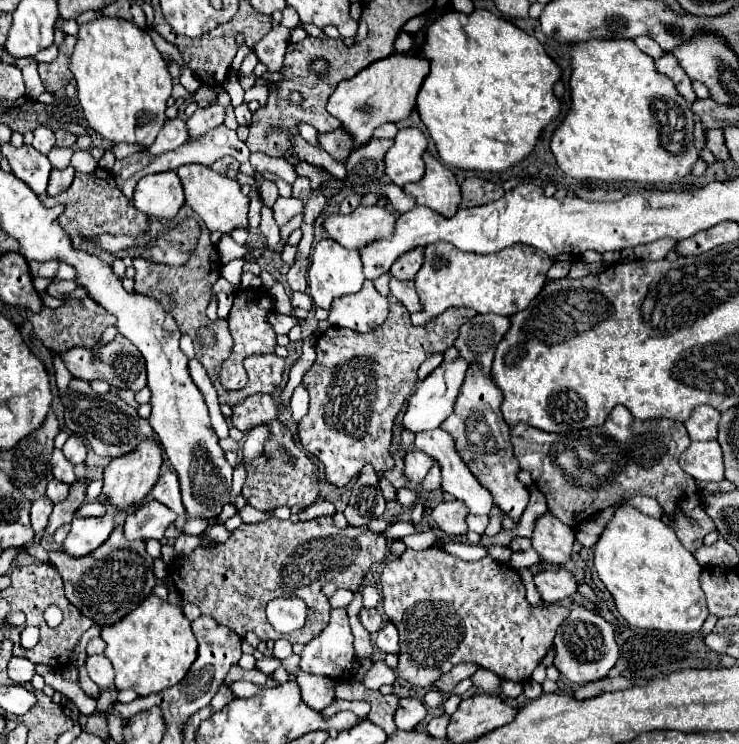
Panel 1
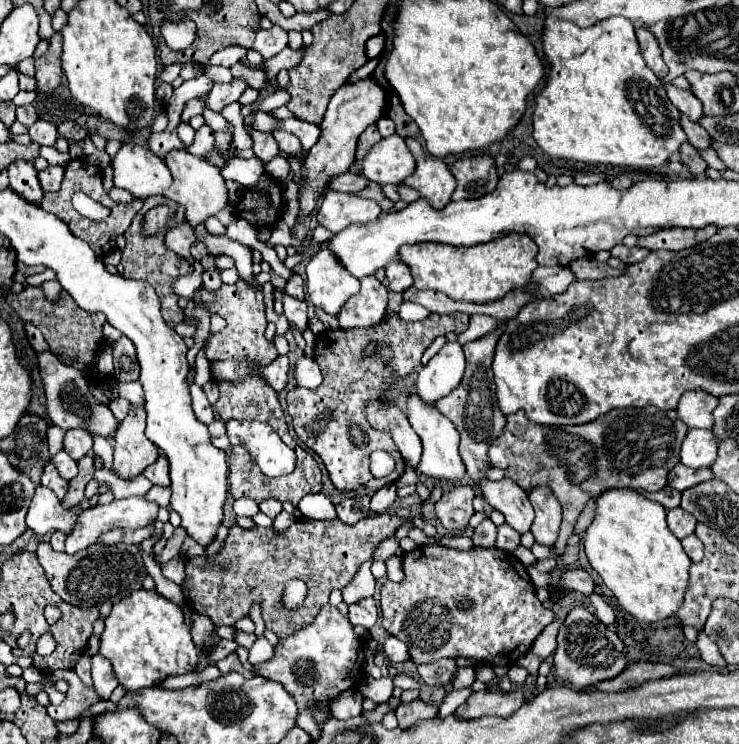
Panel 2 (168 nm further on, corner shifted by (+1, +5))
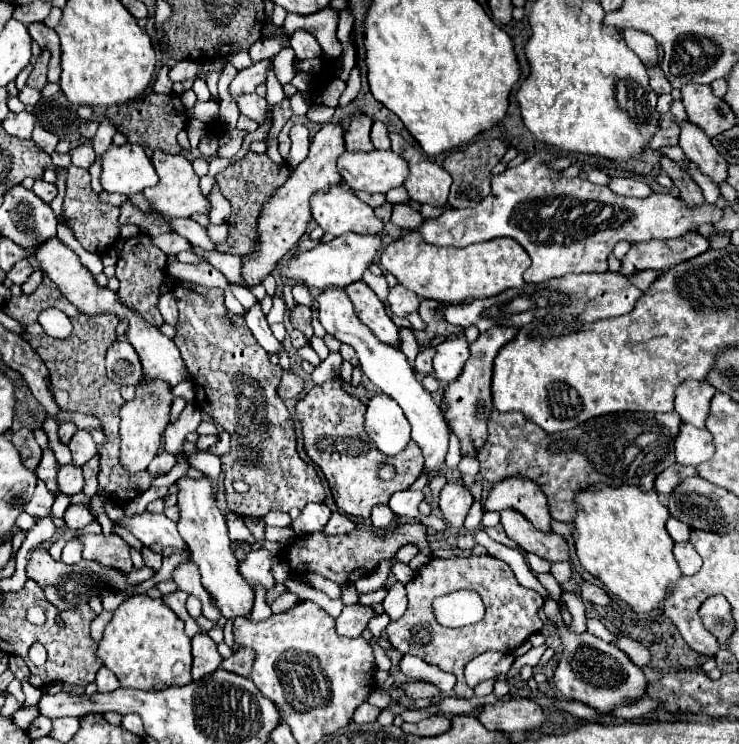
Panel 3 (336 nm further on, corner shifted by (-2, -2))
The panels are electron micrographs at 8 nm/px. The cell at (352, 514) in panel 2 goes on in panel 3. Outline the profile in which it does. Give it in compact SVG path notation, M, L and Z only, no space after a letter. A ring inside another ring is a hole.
M333 513L329 523L325 525L325 535L343 535L343 533L351 533L357 527L355 521L351 521L347 515L343 513Z

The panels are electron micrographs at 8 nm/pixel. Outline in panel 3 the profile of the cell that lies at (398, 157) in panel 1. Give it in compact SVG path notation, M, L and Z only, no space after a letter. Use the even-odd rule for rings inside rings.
M389 151L343 153L337 161L343 181L353 189L367 193L387 193L405 183L409 165L403 157Z

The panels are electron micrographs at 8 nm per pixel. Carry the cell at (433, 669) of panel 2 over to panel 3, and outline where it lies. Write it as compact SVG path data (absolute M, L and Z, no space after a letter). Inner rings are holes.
M413 681L413 683L407 683L405 685L405 693L411 697L411 699L419 699L419 697L427 697L427 699L433 699L435 695L439 695L439 687L435 687L433 683L427 683L427 681Z

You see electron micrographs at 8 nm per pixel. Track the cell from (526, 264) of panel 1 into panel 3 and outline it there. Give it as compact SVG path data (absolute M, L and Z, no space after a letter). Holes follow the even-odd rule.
M411 233L403 235L383 249L381 265L401 285L411 289L421 299L463 303L467 299L487 299L503 293L505 289L521 287L525 283L523 273L529 269L531 257L511 237L501 237L489 243L477 243L465 249L457 249L429 245L421 241L421 237Z

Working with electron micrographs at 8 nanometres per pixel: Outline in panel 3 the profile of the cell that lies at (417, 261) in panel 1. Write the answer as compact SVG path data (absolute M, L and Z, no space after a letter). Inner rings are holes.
M397 283L397 285L391 287L391 293L389 293L391 313L403 317L403 315L407 315L411 311L417 311L419 303L421 303L421 299L413 291L405 289L401 283Z

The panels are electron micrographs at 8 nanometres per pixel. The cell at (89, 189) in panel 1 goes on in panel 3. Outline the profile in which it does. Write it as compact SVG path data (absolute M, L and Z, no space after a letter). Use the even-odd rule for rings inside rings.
M69 165L67 169L69 175L67 175L67 195L63 201L63 219L85 251L101 255L107 249L111 249L119 239L119 207L105 205L97 199L97 193L91 189L91 175L87 169L79 169L73 165Z

